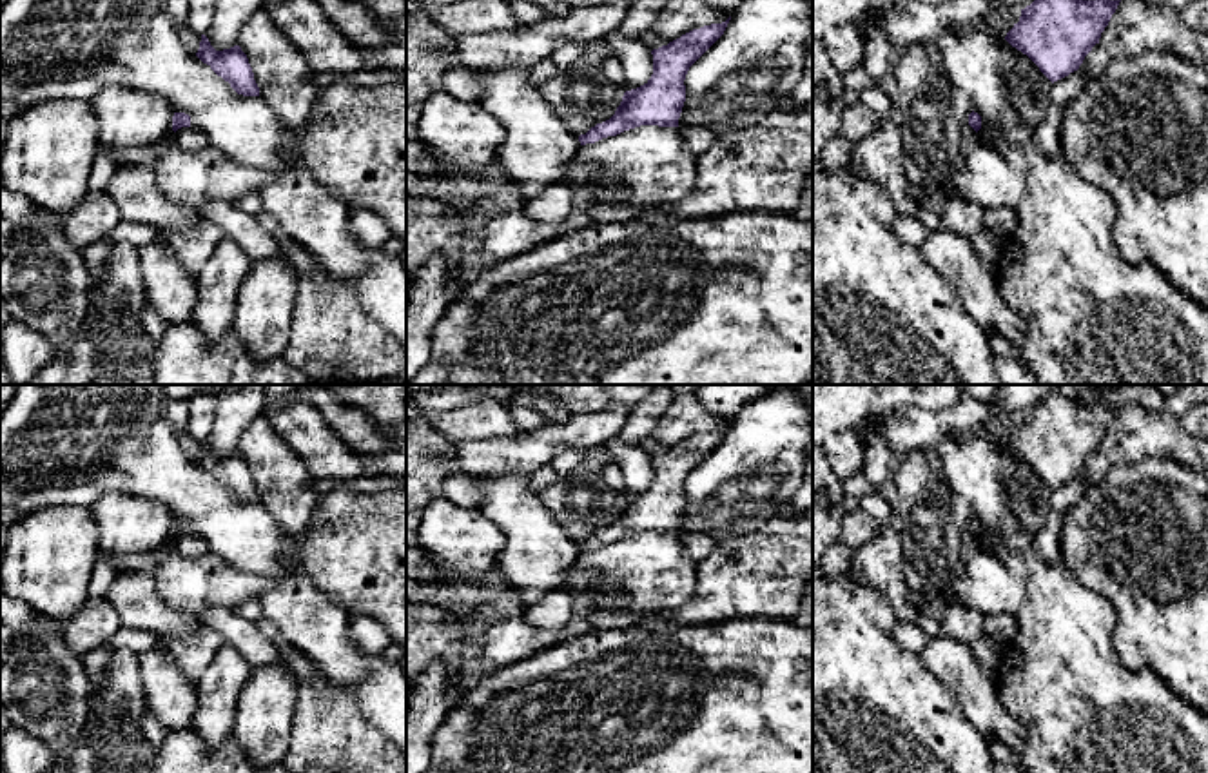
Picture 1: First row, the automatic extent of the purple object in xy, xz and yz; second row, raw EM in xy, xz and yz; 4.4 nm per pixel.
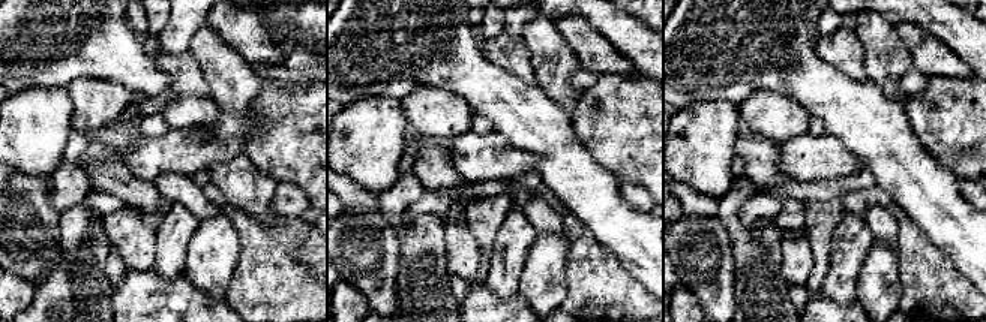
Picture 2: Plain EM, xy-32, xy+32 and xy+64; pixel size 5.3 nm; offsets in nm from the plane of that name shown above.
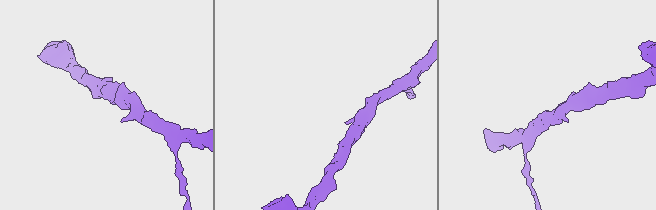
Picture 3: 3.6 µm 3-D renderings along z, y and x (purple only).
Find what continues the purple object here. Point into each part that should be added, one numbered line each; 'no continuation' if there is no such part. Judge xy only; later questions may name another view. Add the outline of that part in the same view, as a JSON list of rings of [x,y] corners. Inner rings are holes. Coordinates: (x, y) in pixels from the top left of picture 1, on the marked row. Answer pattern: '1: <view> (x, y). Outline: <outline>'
1: xy (126, 118). Outline: [[[107,85],[93,100],[100,145],[109,151],[154,145],[169,138],[174,109],[145,91]]]

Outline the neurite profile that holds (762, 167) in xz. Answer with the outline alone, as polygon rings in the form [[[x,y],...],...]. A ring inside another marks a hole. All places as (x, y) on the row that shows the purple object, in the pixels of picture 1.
[[[785,98],[760,123],[716,136],[716,142],[697,158],[695,187],[671,212],[682,220],[738,212],[791,214],[809,176],[813,176],[813,103],[798,107]]]

